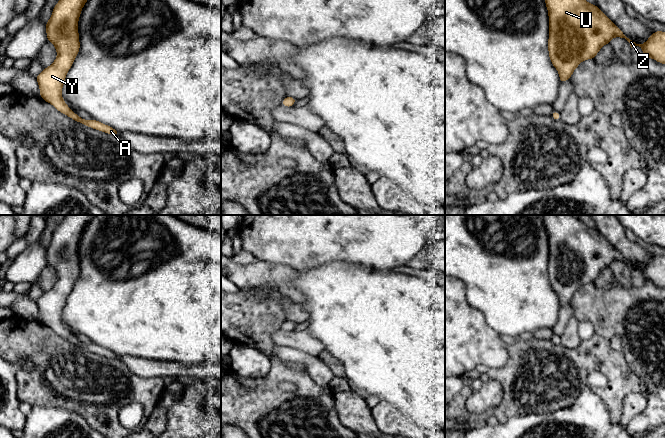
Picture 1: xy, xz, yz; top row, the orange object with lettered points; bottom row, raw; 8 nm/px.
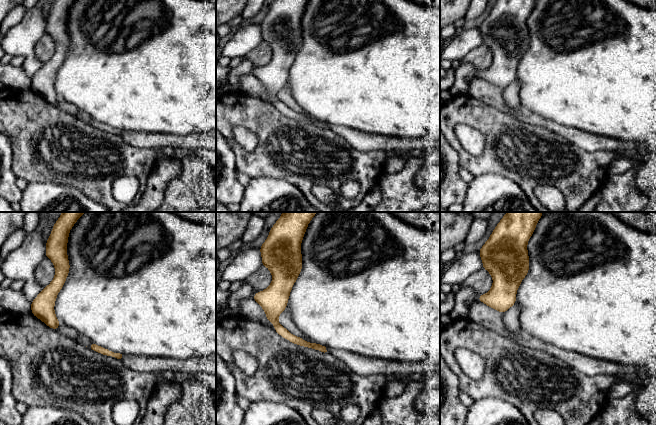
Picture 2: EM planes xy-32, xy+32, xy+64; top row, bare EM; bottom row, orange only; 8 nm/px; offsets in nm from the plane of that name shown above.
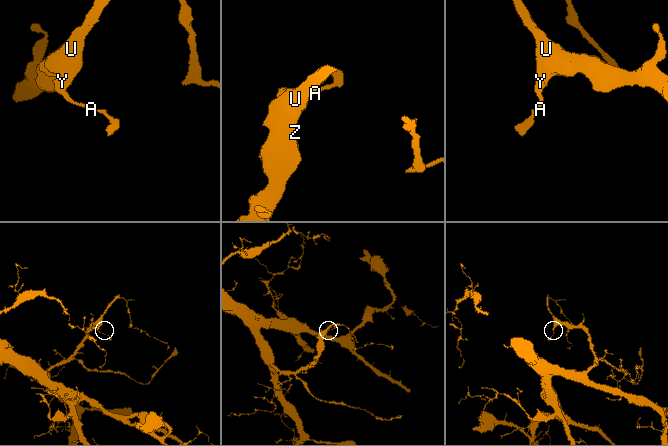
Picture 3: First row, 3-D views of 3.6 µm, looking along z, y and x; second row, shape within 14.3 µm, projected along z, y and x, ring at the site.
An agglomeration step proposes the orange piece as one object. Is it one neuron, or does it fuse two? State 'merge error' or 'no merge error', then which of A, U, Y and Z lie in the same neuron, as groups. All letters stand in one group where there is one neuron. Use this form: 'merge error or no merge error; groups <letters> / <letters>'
no merge error; groups A U Y Z

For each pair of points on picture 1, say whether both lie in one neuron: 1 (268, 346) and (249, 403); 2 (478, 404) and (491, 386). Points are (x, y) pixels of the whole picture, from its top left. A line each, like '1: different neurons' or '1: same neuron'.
1: different neurons
2: same neuron

